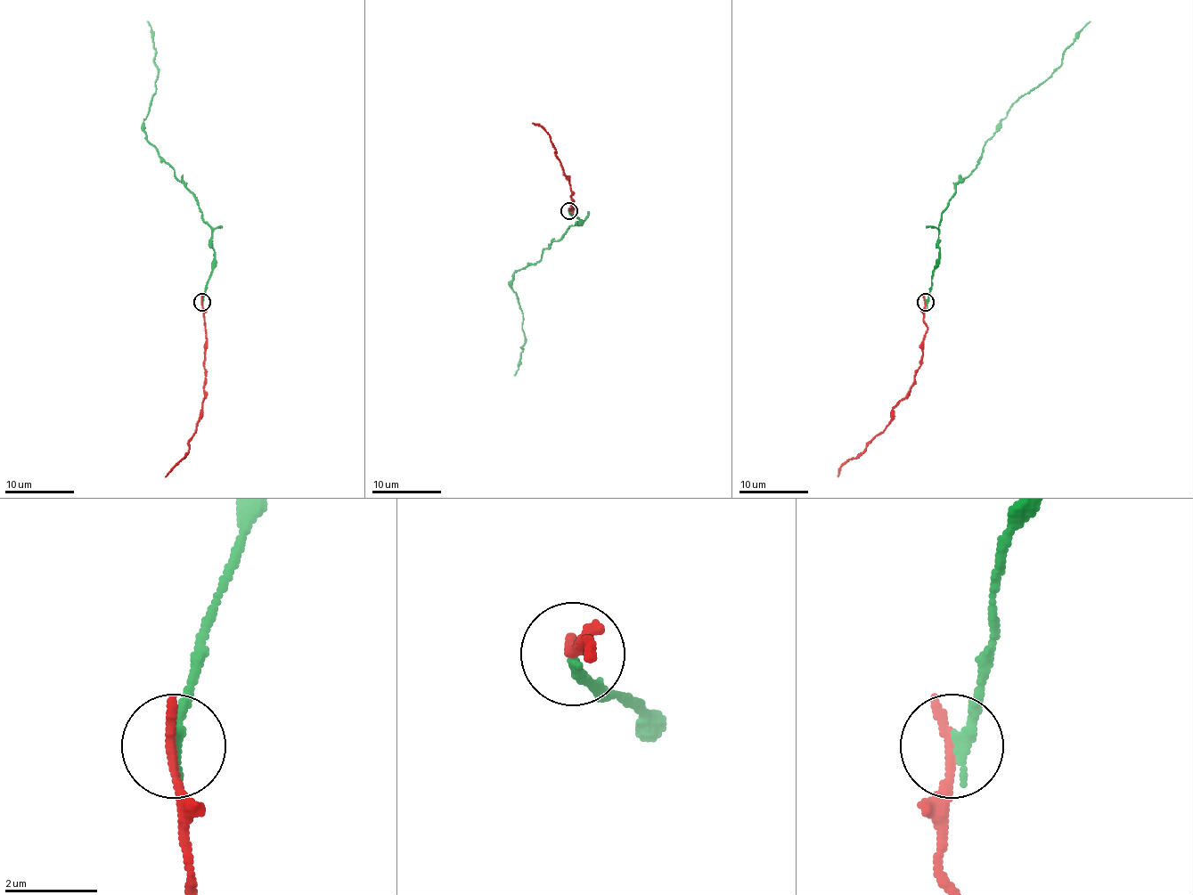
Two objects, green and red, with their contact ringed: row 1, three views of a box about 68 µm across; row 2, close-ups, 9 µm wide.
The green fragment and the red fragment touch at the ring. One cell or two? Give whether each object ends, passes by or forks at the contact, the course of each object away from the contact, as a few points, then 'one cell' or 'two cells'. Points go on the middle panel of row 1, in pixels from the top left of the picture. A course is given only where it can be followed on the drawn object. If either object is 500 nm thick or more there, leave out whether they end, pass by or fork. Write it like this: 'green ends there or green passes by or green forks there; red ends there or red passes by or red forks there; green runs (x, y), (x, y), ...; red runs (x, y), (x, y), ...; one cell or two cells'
green ends there; red ends there; green runs (568, 210), (579, 224), (572, 224), (539, 261), (521, 268), (510, 281), (523, 313), (525, 343), (514, 376); red runs (568, 210), (570, 208), (572, 212), (572, 194), (568, 179), (556, 156), (556, 149), (551, 137), (532, 123); two cells

